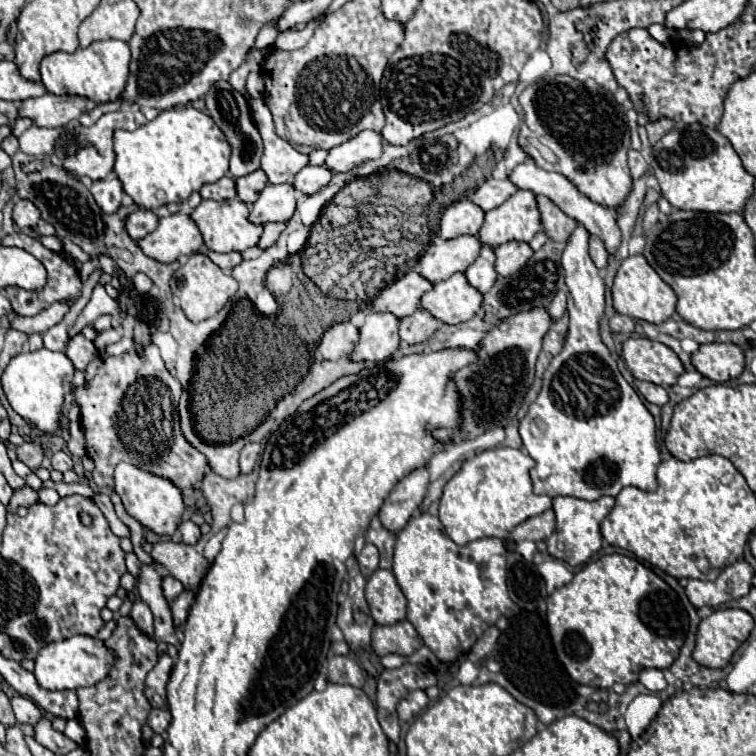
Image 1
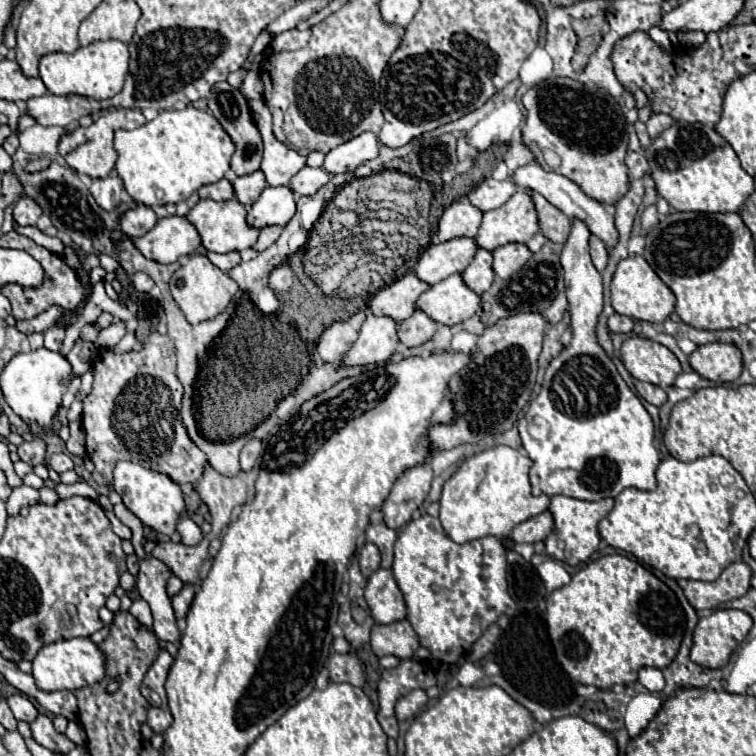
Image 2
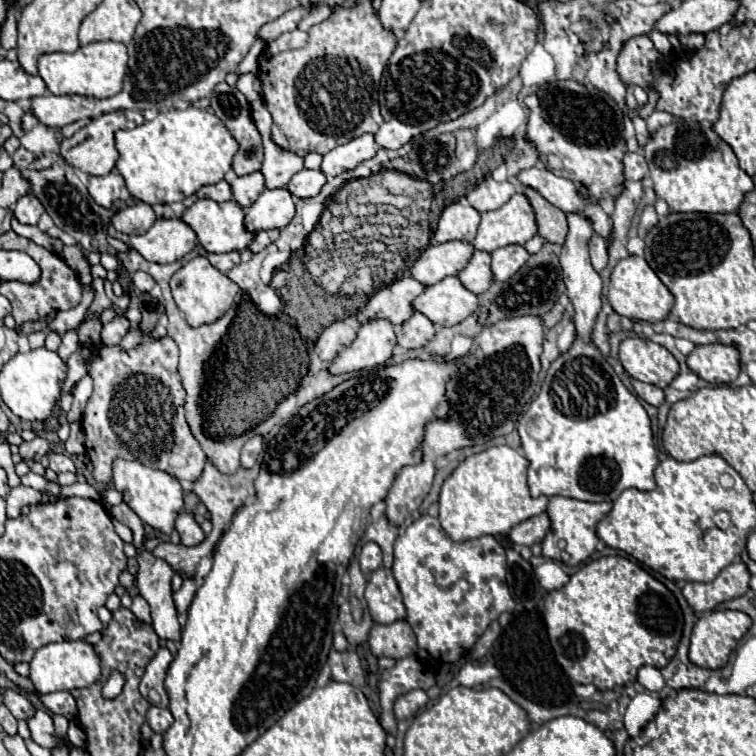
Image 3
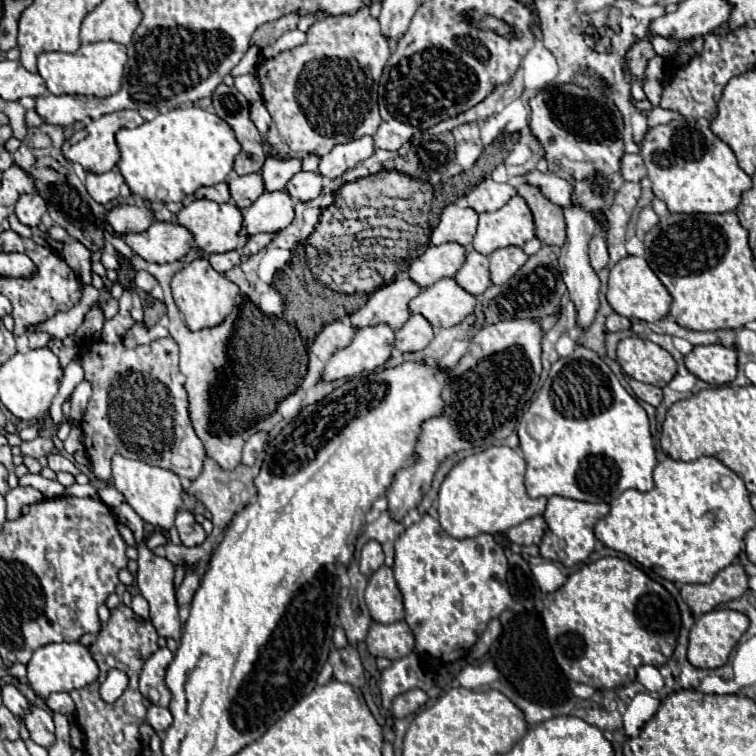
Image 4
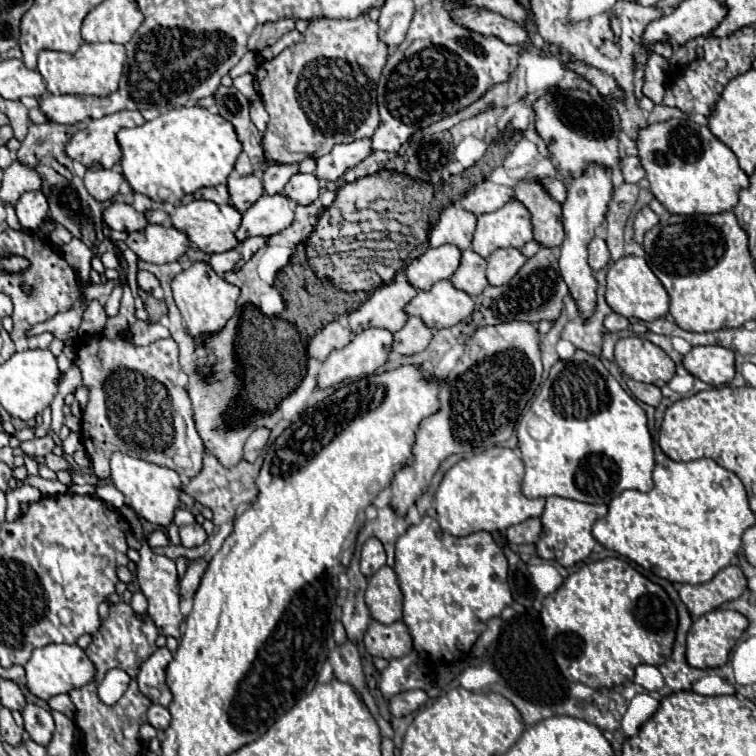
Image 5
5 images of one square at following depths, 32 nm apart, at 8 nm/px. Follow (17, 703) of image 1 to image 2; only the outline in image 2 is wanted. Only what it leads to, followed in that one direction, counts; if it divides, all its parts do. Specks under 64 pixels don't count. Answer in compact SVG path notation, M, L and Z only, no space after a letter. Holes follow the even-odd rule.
M8 694L6 702L12 710L12 714L16 716L16 720L24 720L24 722L32 722L36 718L36 708L32 706L32 702L24 696L24 694Z

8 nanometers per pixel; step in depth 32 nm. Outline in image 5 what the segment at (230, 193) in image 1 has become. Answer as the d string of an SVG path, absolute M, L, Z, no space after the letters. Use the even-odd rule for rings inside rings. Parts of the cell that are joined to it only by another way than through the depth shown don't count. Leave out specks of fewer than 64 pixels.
M222 184L220 186L212 186L212 188L200 188L198 192L200 192L200 198L210 200L210 202L216 202L218 206L228 204L228 190Z

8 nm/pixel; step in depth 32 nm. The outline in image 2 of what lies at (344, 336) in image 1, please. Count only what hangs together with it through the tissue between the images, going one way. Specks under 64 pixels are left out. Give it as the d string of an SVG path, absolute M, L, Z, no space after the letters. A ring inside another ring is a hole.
M334 322L322 332L316 352L324 362L336 362L352 346L356 336L358 332L348 322Z

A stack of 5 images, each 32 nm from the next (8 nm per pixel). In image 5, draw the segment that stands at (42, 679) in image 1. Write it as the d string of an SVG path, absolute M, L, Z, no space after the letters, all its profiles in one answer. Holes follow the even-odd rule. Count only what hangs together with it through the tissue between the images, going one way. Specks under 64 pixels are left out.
M48 644L44 648L38 648L32 652L30 660L24 664L26 670L26 686L28 692L34 694L40 700L50 700L52 696L66 694L74 688L80 688L88 684L88 680L94 678L94 668L88 656L84 656L84 650L76 644Z

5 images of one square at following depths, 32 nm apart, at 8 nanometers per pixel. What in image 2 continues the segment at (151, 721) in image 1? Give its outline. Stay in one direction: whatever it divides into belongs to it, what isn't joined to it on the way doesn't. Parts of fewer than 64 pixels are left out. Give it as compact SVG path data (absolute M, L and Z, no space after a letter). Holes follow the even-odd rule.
M154 706L148 710L148 726L150 726L156 734L164 734L170 724L172 724L172 714L170 714L170 710L154 708Z

